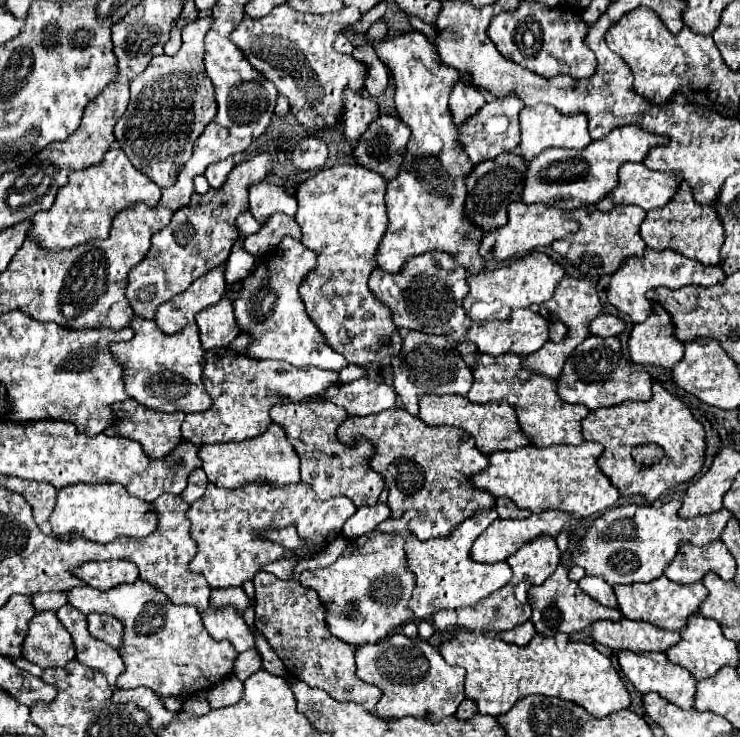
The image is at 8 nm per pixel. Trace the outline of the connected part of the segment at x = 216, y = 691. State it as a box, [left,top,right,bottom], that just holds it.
[208,674,244,710]

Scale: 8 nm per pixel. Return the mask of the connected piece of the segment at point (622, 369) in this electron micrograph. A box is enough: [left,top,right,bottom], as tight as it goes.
[558,338,654,410]

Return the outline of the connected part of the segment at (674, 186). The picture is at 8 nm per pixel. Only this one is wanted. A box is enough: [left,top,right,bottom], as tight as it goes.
[596,164,684,212]

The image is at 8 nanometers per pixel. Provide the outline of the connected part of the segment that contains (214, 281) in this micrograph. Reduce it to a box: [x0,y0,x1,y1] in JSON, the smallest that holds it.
[154,268,226,332]

